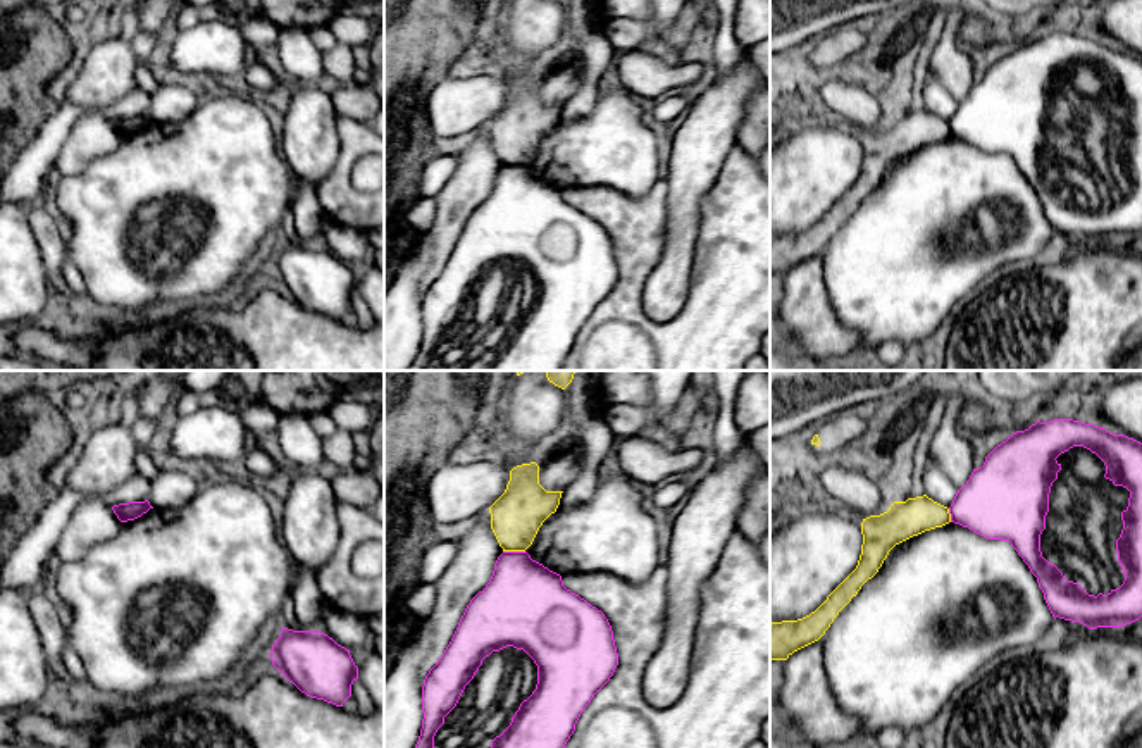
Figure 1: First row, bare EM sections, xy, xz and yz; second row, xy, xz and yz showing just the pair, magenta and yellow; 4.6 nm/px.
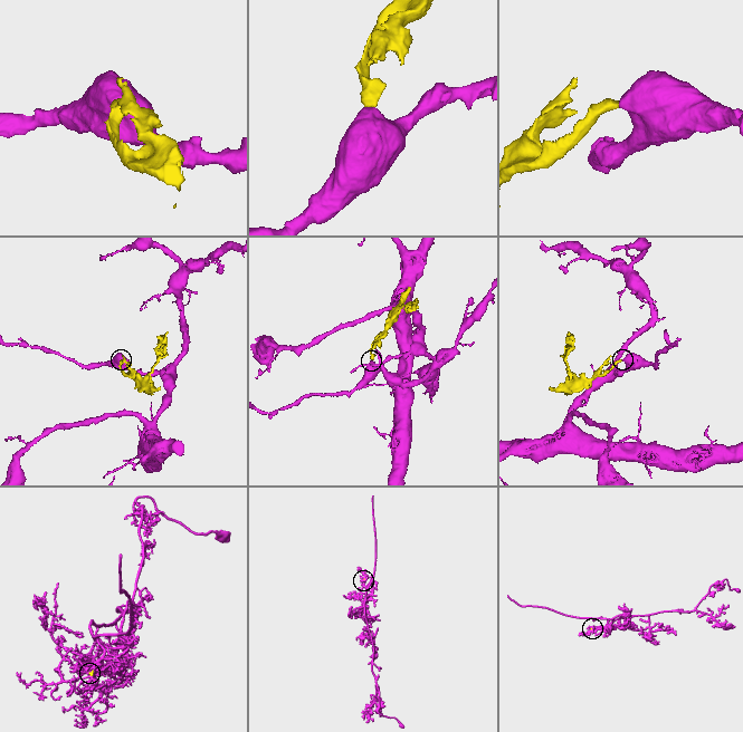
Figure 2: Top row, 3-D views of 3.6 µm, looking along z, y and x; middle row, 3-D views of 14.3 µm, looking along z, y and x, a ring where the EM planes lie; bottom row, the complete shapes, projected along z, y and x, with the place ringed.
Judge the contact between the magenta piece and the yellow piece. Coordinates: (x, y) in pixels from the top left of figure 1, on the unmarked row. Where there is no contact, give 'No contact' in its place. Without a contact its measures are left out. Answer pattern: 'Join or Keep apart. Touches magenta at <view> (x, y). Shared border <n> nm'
Keep apart. Touches magenta at xz (514, 166). Shared border 100 nm

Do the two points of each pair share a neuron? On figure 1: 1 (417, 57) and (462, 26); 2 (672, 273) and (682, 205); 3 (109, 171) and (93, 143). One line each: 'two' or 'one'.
1: one
2: one
3: two

